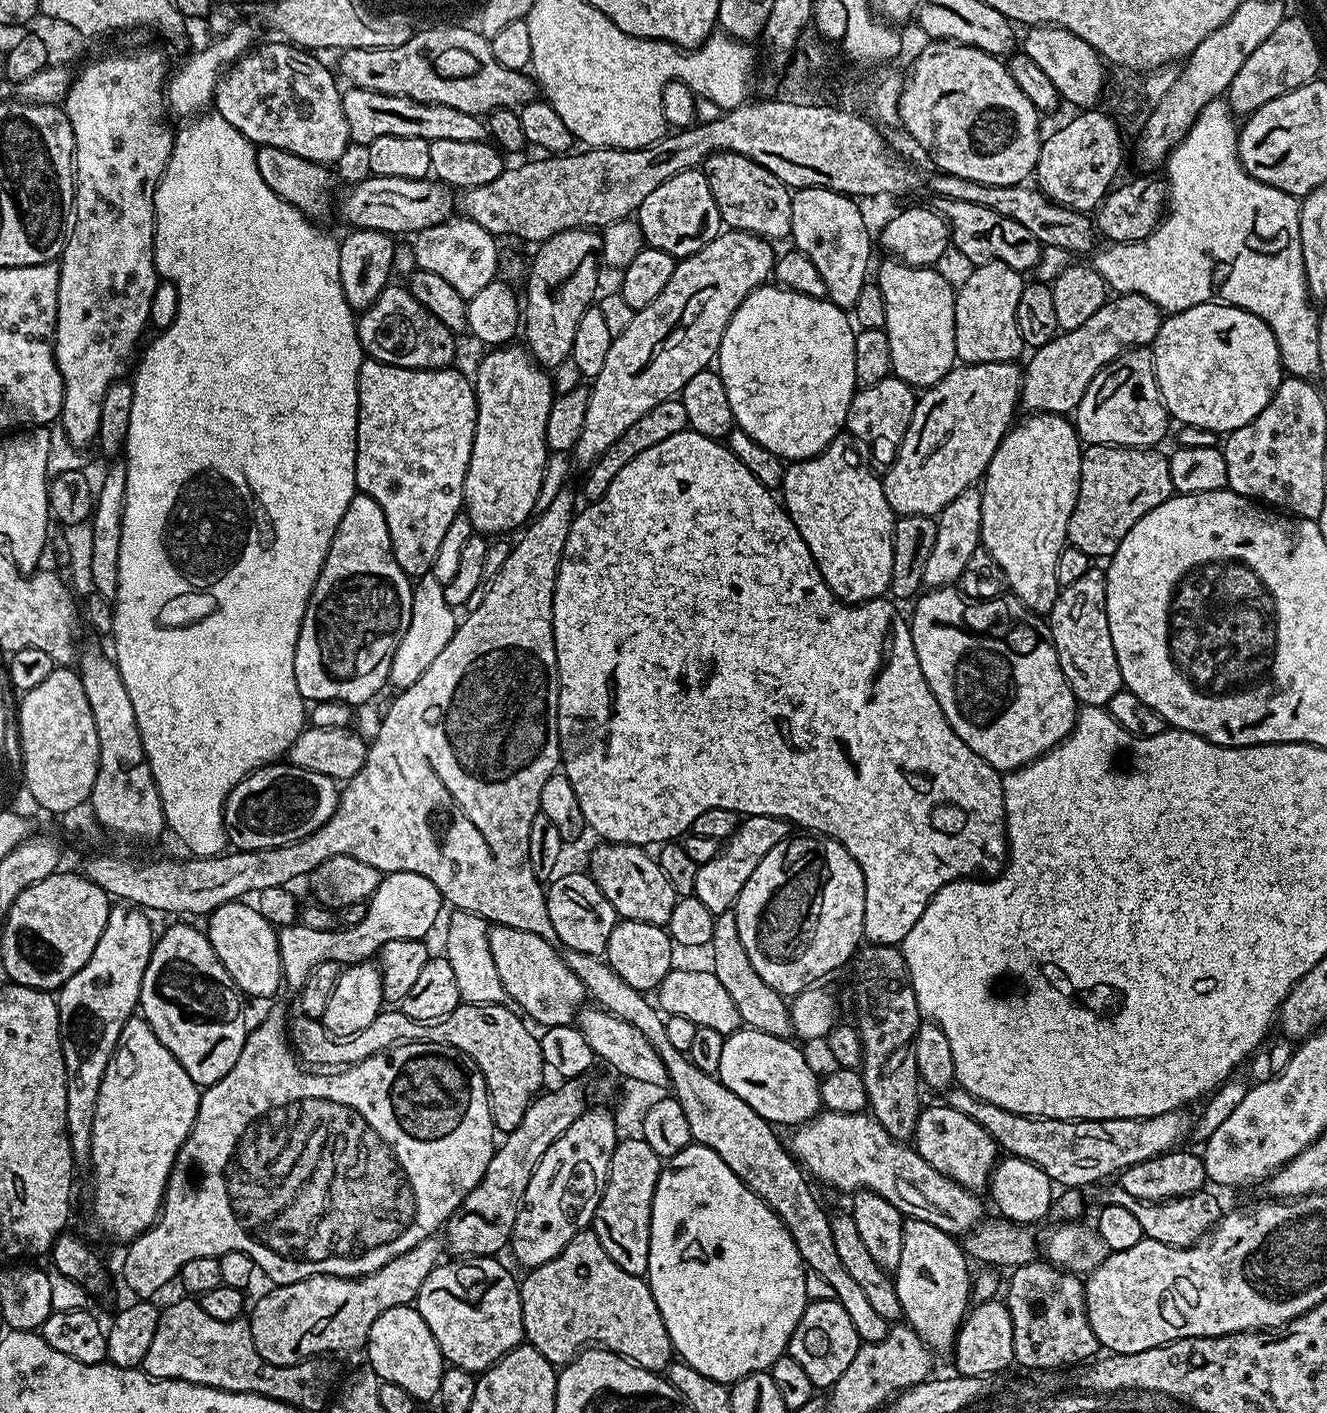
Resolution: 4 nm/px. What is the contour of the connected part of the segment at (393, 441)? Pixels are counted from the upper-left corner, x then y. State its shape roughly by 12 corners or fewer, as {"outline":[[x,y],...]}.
{"outline":[[365,359],[356,486],[410,578],[464,508],[476,389]]}

